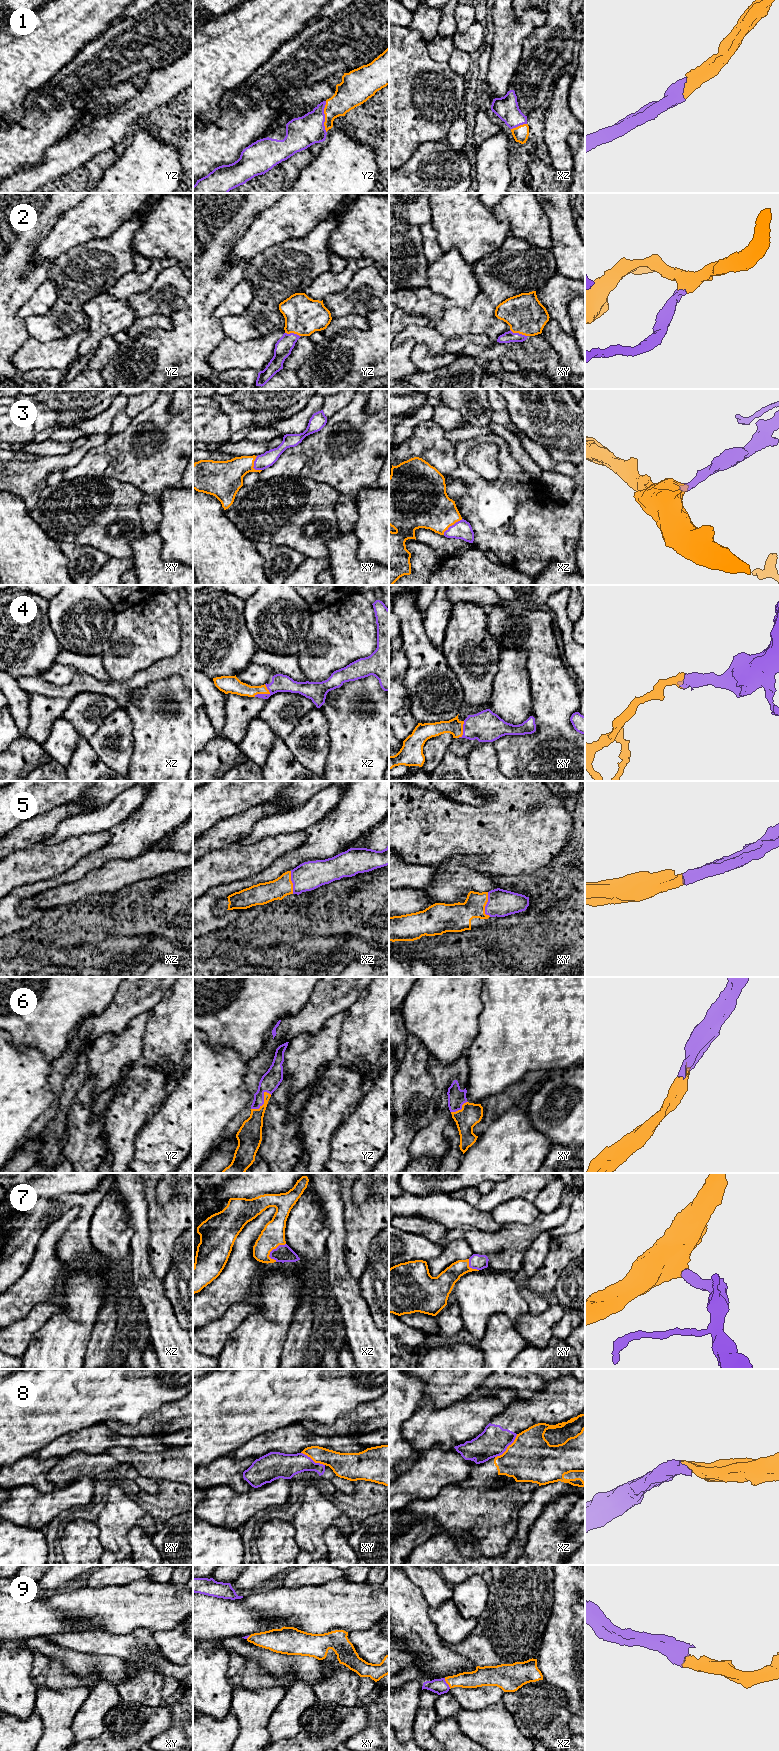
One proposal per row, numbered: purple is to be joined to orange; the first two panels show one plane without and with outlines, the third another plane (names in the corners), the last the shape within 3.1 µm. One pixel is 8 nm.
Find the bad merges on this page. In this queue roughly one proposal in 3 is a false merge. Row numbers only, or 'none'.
8

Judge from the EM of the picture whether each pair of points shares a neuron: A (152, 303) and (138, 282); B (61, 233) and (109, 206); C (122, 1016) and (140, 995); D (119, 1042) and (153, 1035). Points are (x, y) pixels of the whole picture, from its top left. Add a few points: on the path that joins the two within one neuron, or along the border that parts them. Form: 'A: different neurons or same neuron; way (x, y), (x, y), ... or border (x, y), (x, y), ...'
A: different neurons; border (159, 273), (147, 288), (137, 292), (127, 300)
B: same neuron; way (73, 228), (97, 216)
C: same neuron; way (124, 1011), (135, 1000)
D: different neurons; border (151, 1015), (146, 1024), (142, 1057), (139, 1060)

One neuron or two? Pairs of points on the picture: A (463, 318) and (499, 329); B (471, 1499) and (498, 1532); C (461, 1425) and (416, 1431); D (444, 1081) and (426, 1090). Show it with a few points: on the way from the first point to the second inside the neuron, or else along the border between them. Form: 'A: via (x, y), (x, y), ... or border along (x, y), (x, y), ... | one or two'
A: via (472, 320), (482, 320), (490, 323) | one
B: via (478, 1507), (493, 1524) | one
C: via (450, 1425), (427, 1427) | one
D: border along (427, 1064), (434, 1085), (434, 1099), (437, 1102) | two

